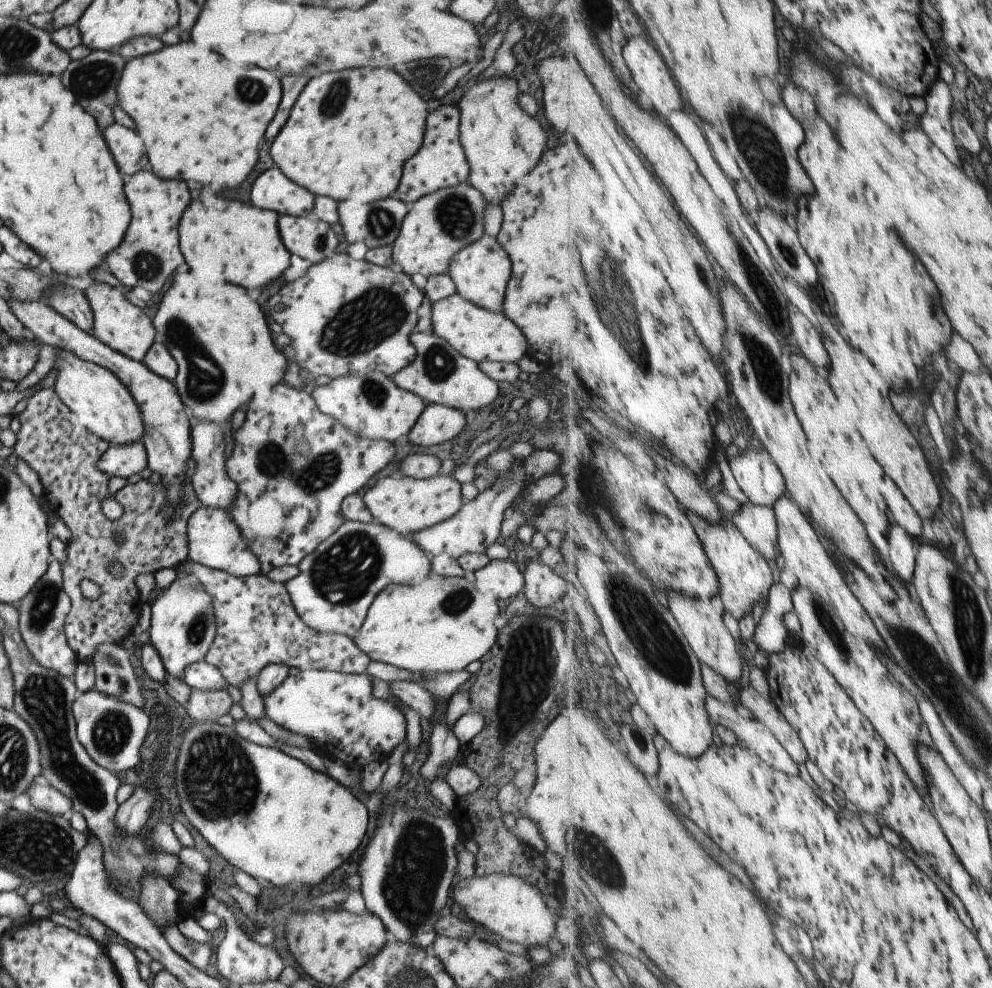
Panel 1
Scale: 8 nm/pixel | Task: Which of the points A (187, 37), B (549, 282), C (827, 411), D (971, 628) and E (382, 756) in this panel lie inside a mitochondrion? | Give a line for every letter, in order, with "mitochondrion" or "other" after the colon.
A: other
B: other
C: other
D: mitochondrion
E: other

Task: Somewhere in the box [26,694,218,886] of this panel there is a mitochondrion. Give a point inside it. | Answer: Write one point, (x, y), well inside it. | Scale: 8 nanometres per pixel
(112, 730)

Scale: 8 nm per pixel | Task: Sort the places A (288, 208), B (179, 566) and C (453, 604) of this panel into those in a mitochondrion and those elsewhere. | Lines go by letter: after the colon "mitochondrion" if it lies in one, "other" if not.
A: other
B: other
C: mitochondrion

